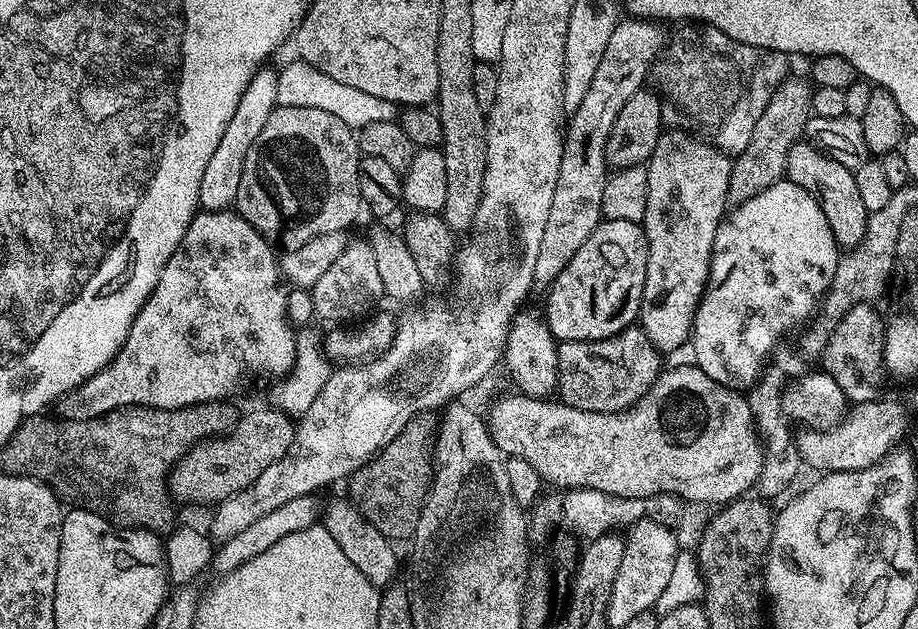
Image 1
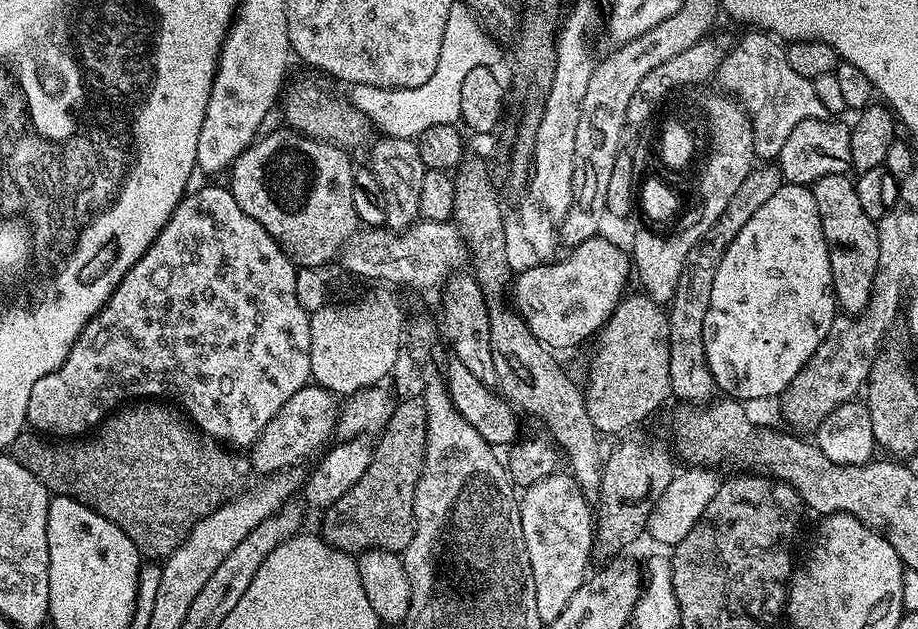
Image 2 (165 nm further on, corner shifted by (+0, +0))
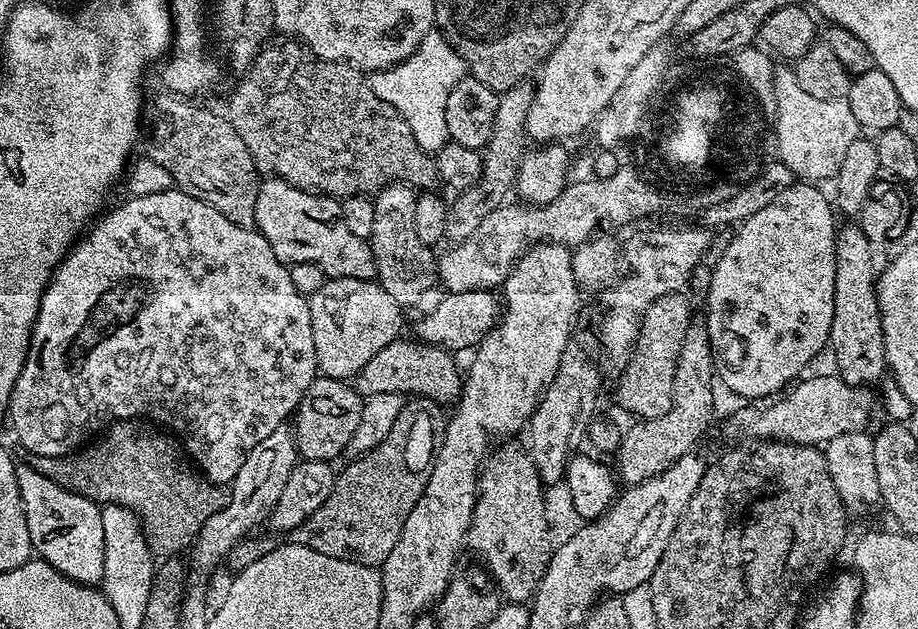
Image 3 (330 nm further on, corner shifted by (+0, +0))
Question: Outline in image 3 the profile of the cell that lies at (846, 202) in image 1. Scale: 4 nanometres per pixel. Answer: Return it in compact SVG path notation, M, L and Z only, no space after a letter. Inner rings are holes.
M848 222L848 224L839 229L836 233L836 273L834 274L834 322L830 326L830 334L828 335L830 341L830 352L832 348L832 356L836 359L835 371L838 373L840 379L847 384L855 384L857 386L872 386L872 383L879 378L880 375L885 375L886 361L884 358L884 335L882 334L882 318L880 317L880 307L878 306L878 298L876 297L876 281L878 279L877 269L872 269L872 252L874 246L866 238L866 234L862 234L859 223Z

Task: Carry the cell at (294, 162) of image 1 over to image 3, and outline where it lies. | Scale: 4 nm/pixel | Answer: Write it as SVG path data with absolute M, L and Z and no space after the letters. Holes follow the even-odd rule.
M264 178L260 181L258 198L254 202L255 229L270 242L270 250L286 265L298 262L314 262L324 271L325 277L376 280L376 264L372 261L372 246L368 240L350 234L342 218L341 201L318 192L307 192L305 188L294 186L285 180Z

